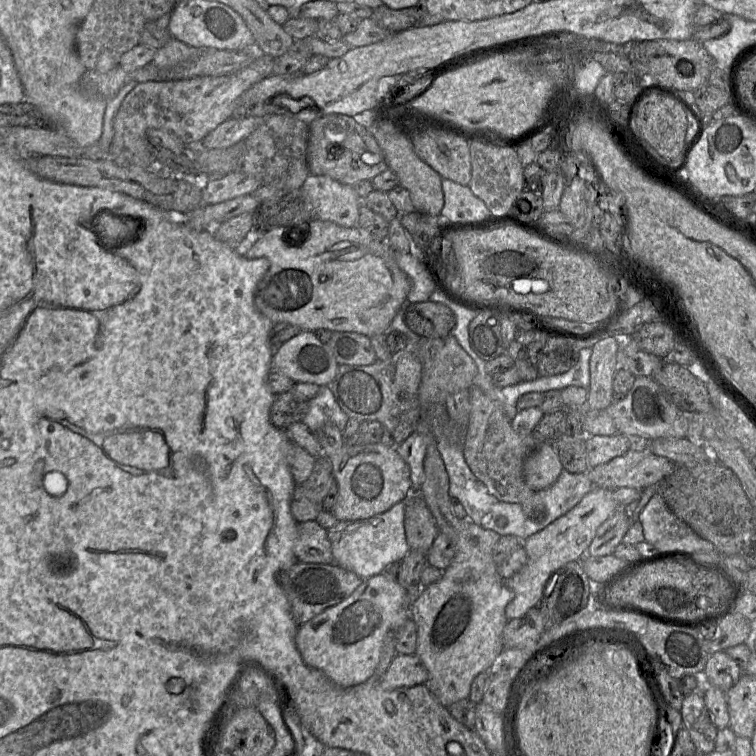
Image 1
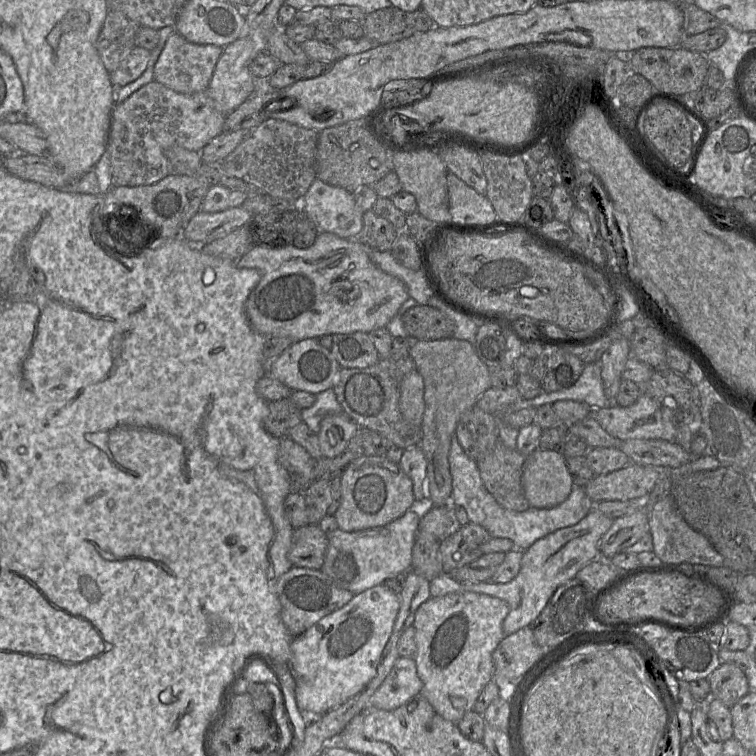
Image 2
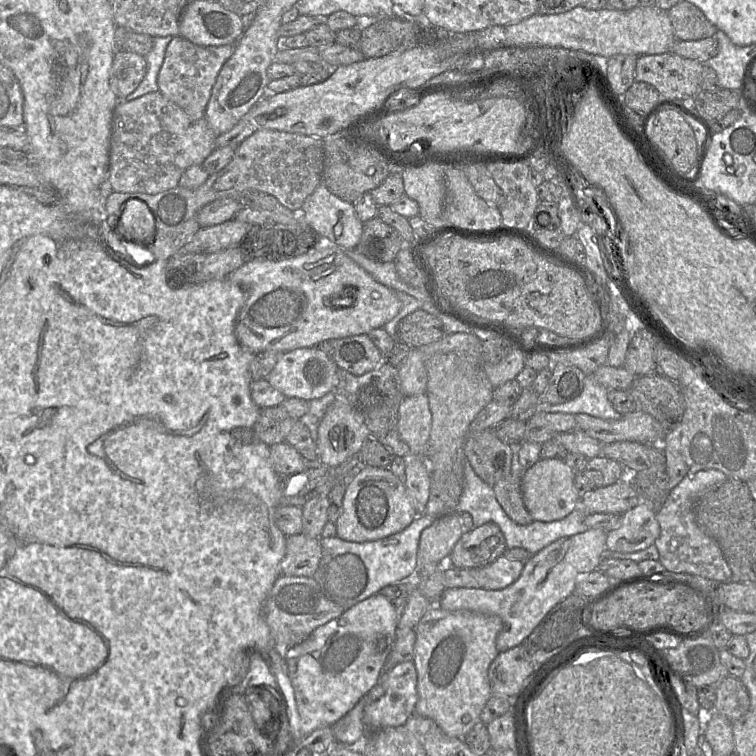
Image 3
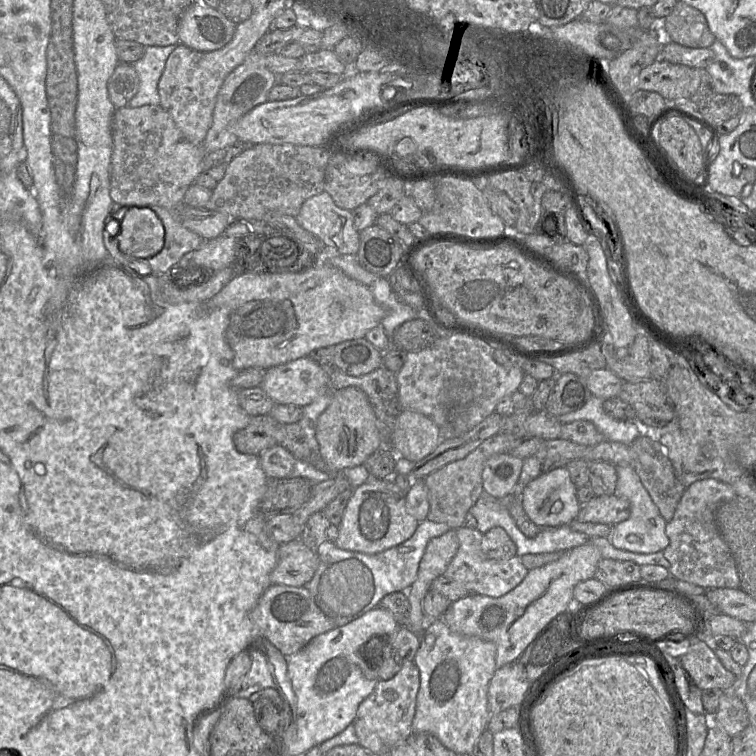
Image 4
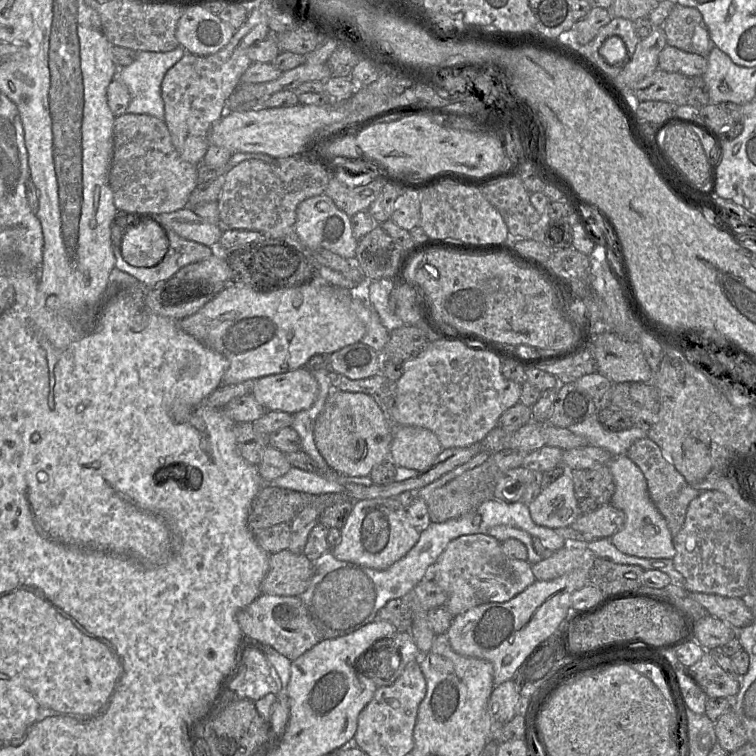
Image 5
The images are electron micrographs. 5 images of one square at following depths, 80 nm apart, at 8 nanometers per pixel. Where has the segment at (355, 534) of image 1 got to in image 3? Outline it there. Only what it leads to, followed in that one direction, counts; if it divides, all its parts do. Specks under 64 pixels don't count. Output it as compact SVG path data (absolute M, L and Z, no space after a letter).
M427 514L418 515L403 531L375 541L358 543L345 541L337 536L320 538L322 558L313 578L323 594L342 607L344 612L379 593L382 588L406 581L416 573L420 535L435 520L435 517Z

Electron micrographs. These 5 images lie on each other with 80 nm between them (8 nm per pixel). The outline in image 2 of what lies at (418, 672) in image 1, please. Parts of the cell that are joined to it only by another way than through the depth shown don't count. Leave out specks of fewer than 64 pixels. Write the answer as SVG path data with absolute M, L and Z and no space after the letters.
M399 657L371 697L371 706L380 710L394 710L419 695L422 688L415 659Z

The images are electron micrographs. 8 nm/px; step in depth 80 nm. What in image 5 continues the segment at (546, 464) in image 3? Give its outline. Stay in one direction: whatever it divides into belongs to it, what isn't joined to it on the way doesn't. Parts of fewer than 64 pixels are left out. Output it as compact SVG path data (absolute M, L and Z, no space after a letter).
M570 471L544 487L528 505L533 521L551 529L571 526L581 515Z

